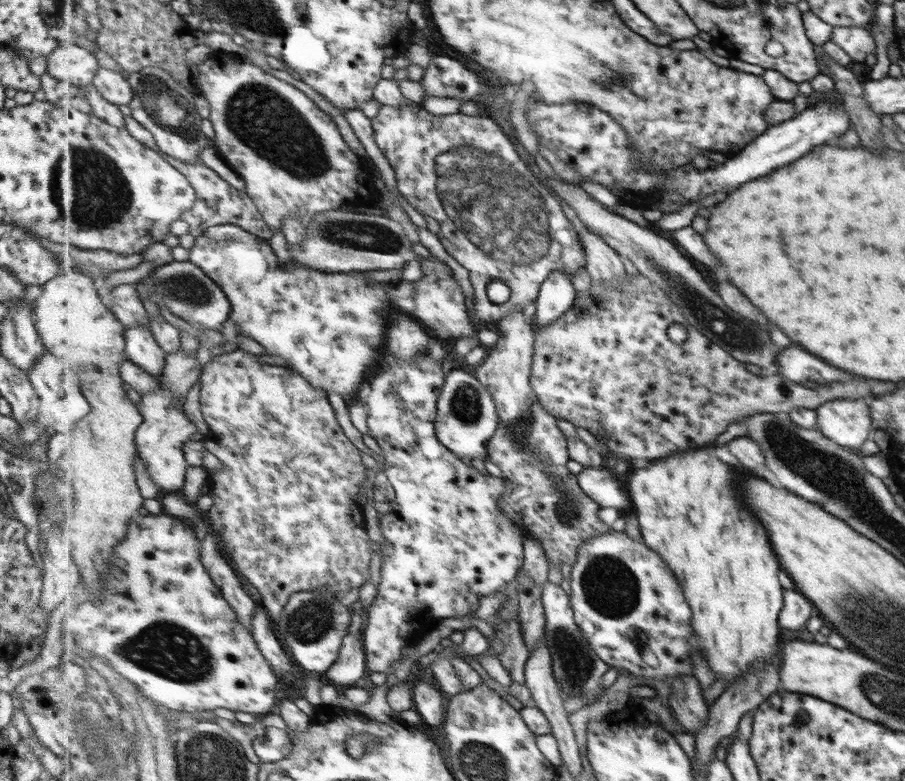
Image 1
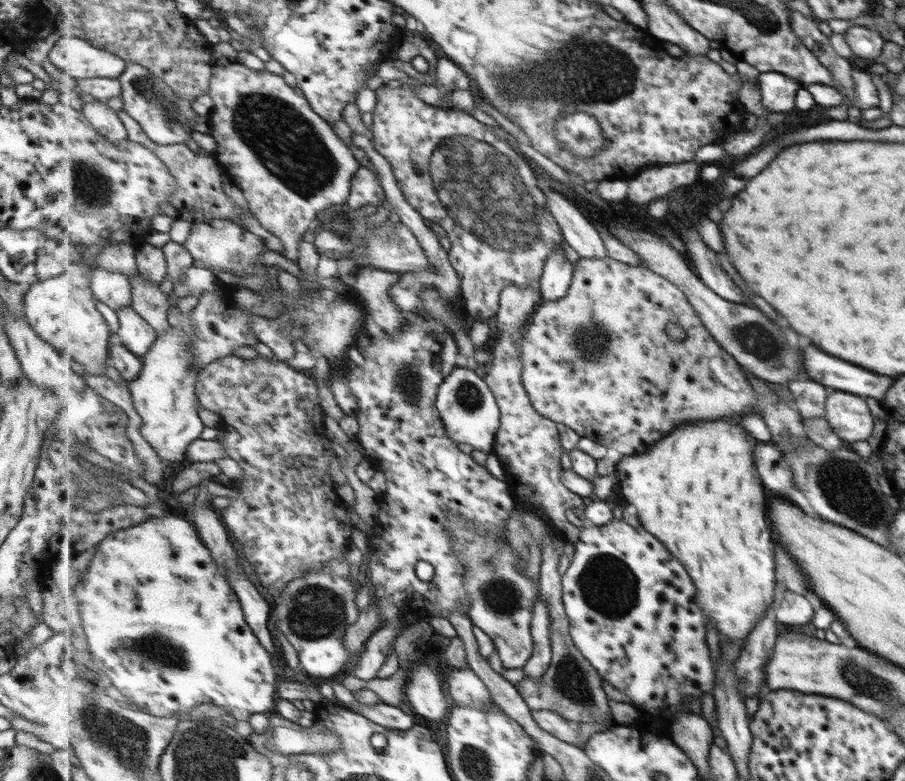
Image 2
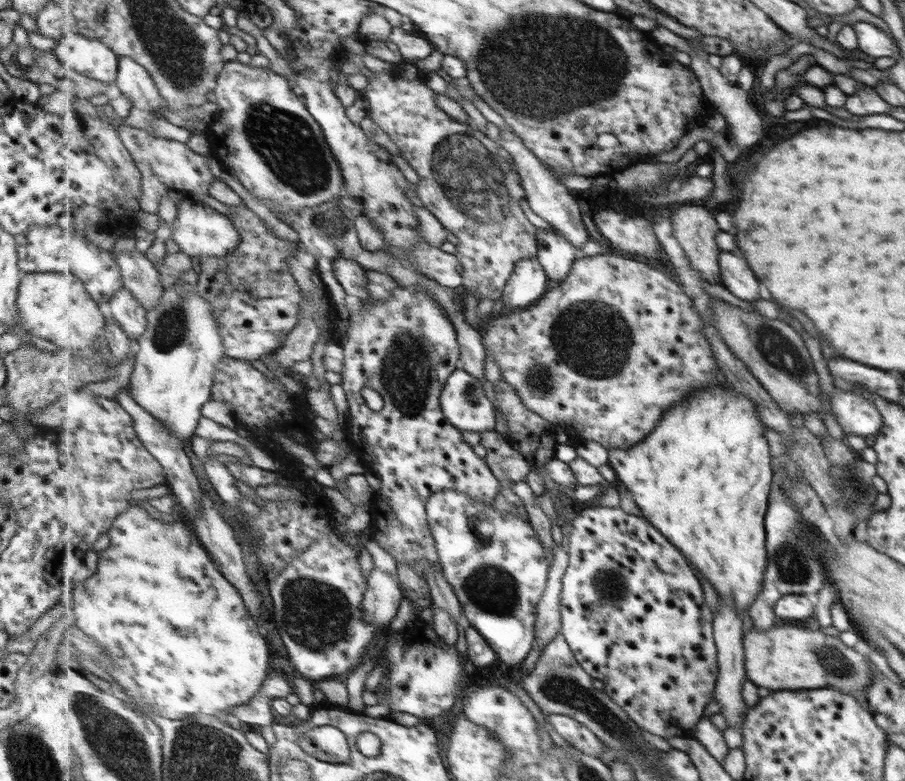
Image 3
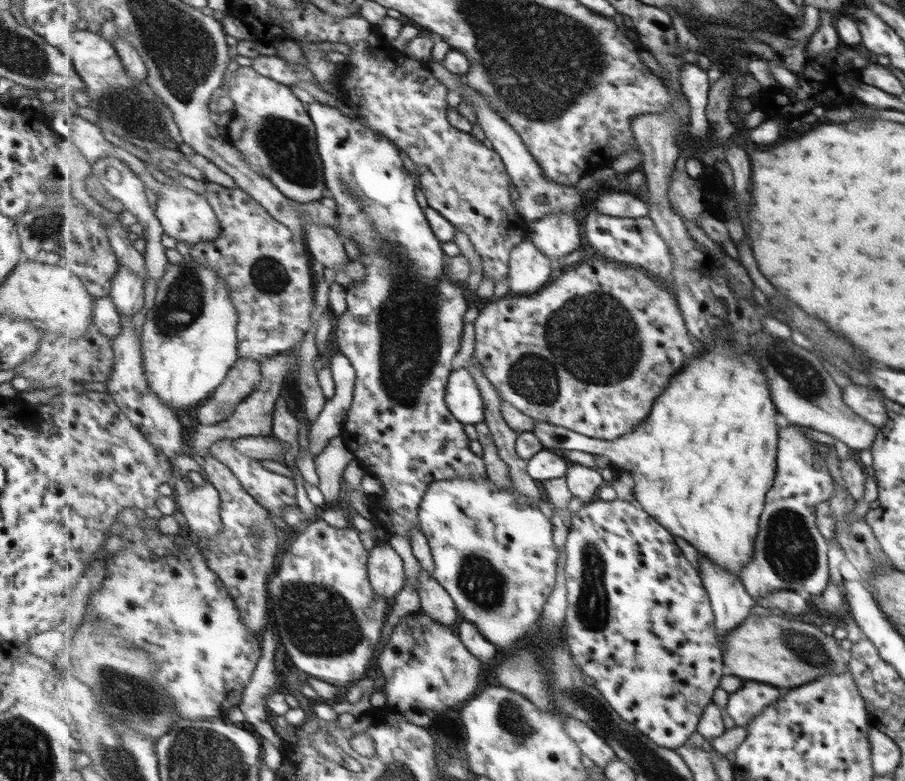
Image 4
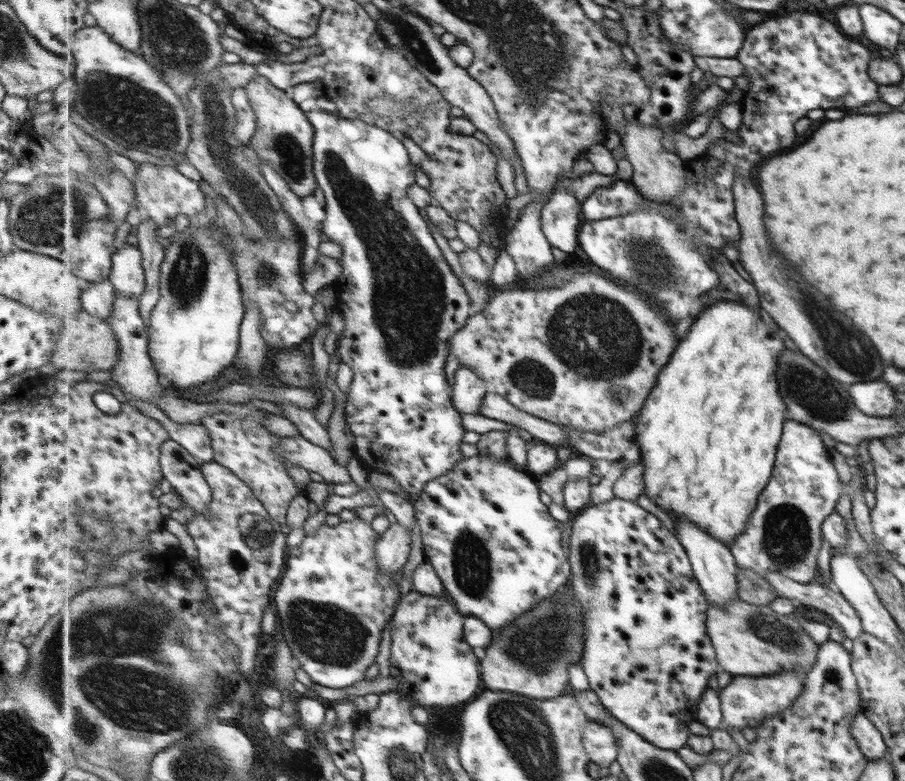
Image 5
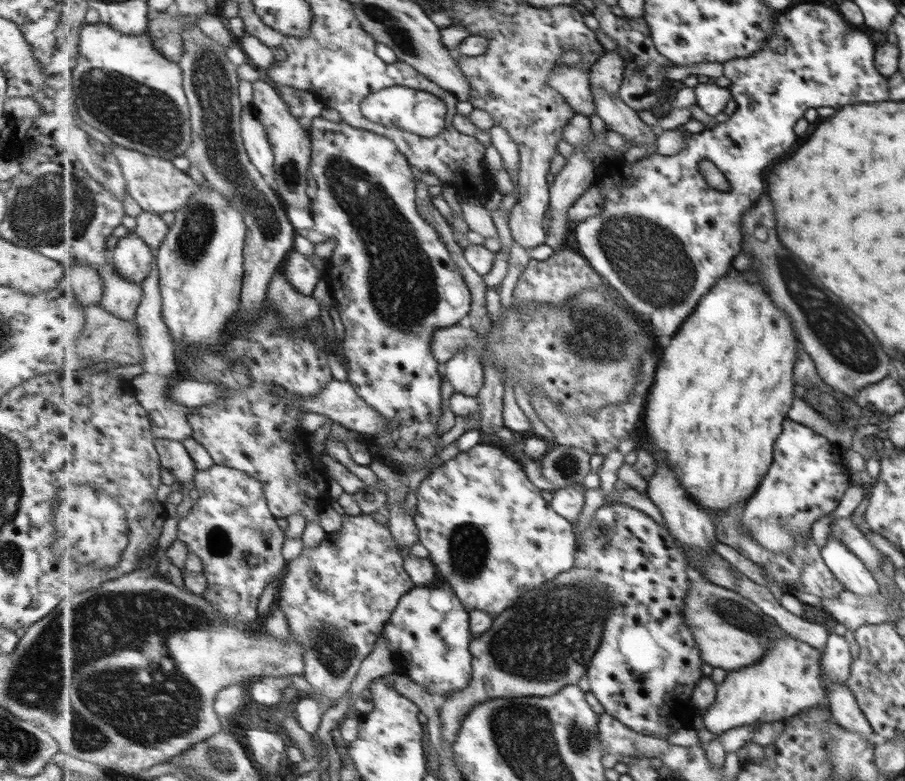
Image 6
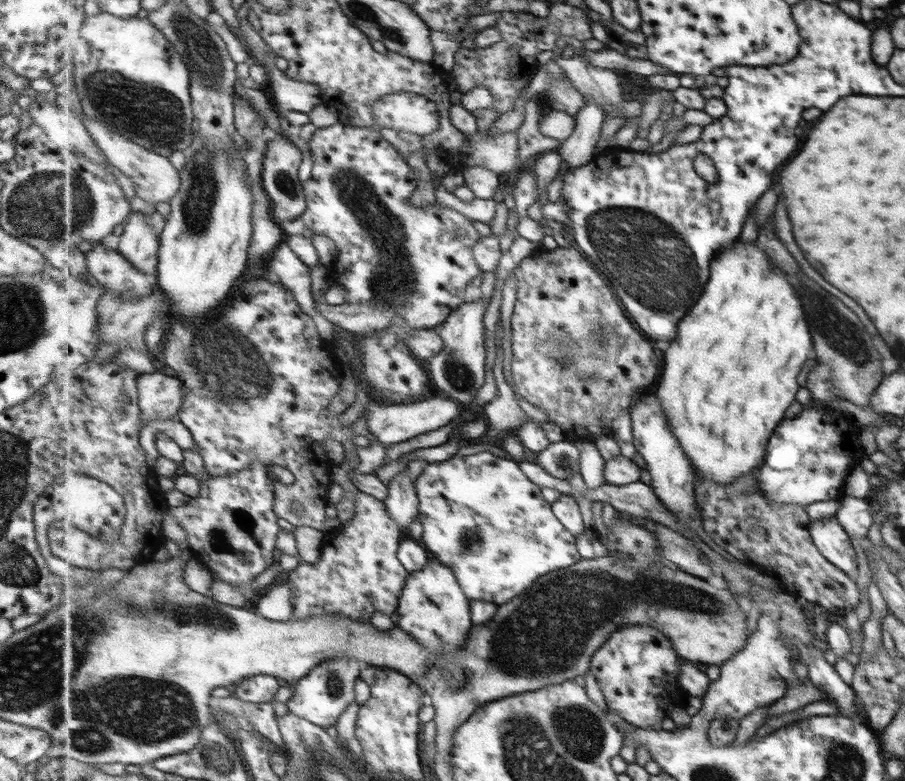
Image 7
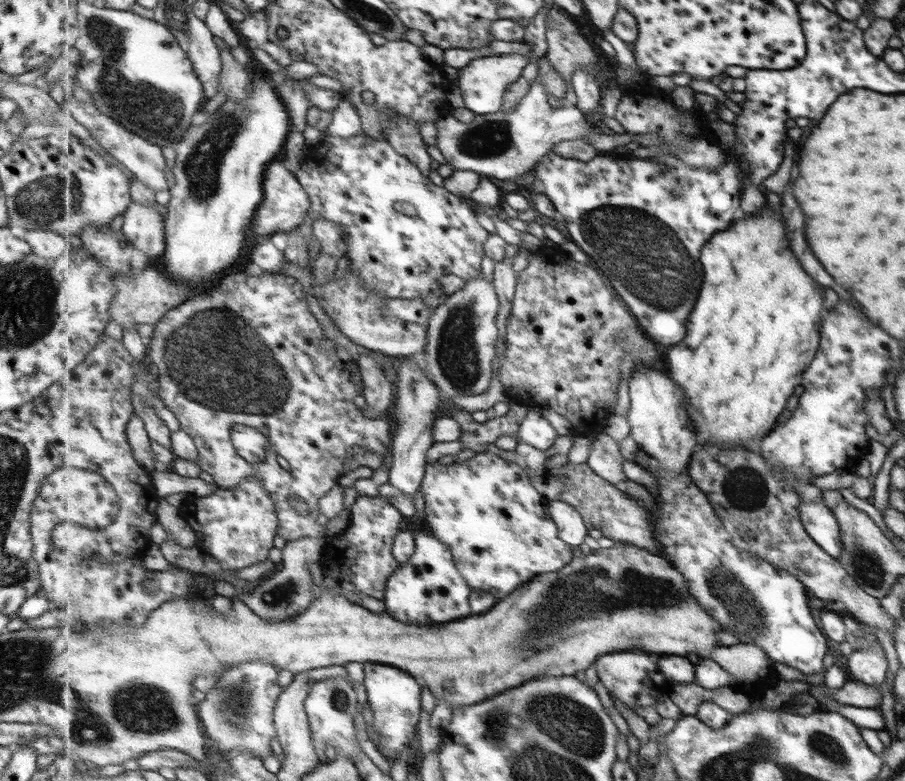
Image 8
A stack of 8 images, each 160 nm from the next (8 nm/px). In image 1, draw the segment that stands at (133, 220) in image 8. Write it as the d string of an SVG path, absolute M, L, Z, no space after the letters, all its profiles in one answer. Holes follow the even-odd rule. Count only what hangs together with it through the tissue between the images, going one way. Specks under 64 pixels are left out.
M149 325L127 327L126 341L127 358L145 368L149 374L160 378L166 368L167 352L156 341Z

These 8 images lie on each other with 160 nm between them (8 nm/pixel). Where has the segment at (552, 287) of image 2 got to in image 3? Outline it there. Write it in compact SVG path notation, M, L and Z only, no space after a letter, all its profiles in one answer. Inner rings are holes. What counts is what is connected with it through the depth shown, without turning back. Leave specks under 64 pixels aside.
M554 227L553 231L539 231L538 259L553 282L563 282L571 272L574 262L580 257L578 248L570 243Z

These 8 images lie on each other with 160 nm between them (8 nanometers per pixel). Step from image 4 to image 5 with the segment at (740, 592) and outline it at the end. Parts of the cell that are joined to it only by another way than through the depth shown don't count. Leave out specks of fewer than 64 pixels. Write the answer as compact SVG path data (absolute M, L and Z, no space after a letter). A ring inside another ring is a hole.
M680 518L674 521L675 534L686 548L691 564L694 567L696 579L699 581L704 594L708 596L709 602L714 602L718 606L724 606L724 604L731 603L732 600L738 598L738 567L734 563L734 557L728 545L711 536L711 534L707 533L707 530L701 529L695 523L681 521Z

